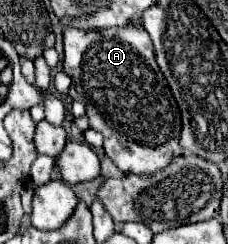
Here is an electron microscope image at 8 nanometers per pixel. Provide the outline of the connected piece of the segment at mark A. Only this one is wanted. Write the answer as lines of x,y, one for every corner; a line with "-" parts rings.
131,22
123,28
103,28
103,30
77,30
65,28
65,58
63,72
71,78
69,96
79,100
87,108
89,128
97,130
105,138
105,154
115,162
115,166
125,174
153,174
169,166
177,156
183,154
179,146
181,138
181,112
173,94
167,86
165,76
161,74
153,44
149,34
139,22

